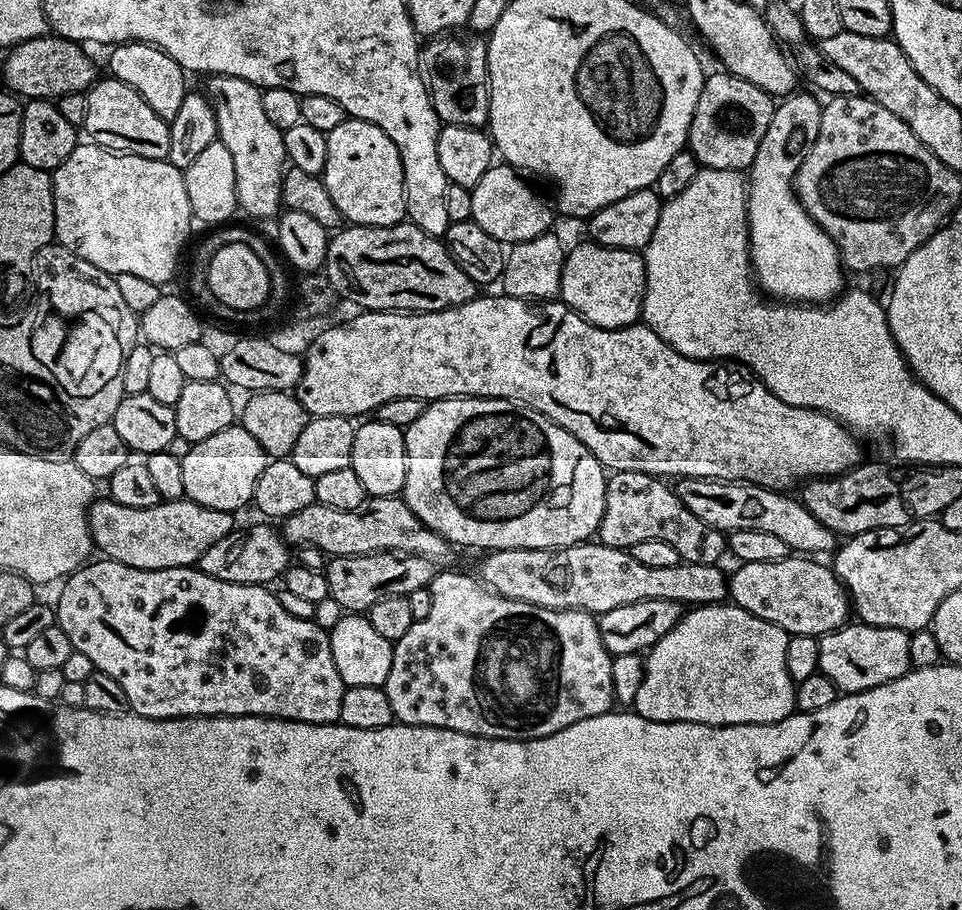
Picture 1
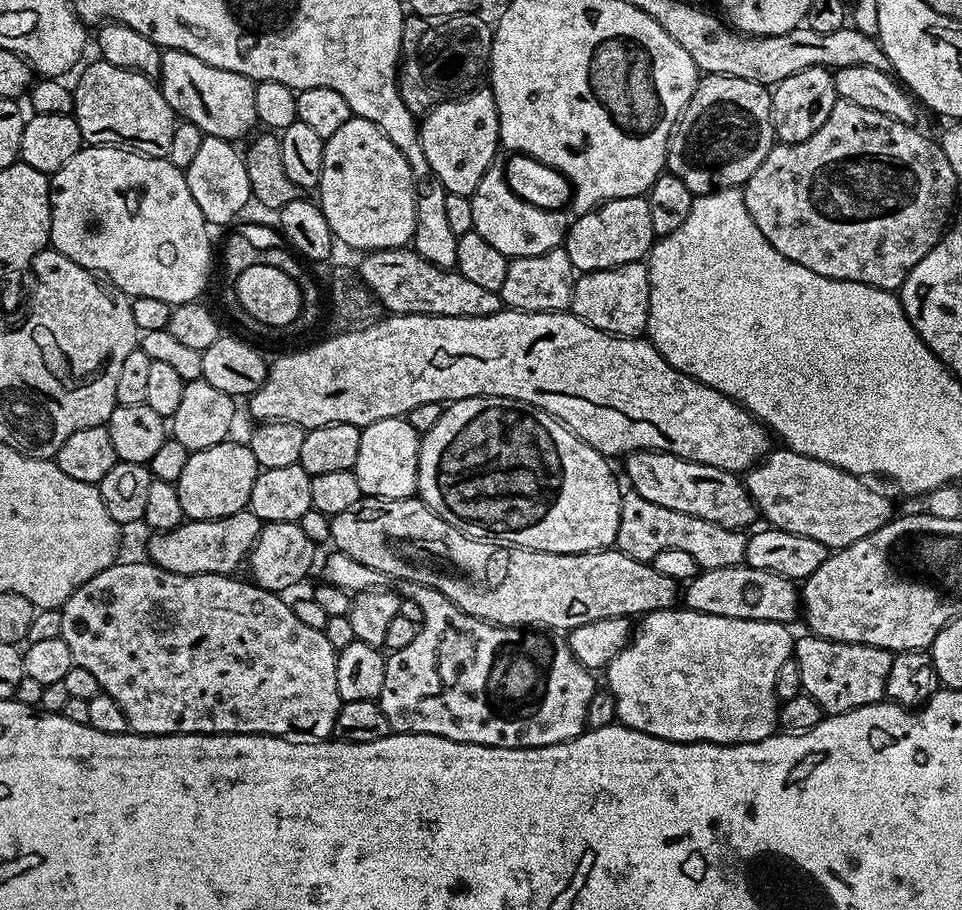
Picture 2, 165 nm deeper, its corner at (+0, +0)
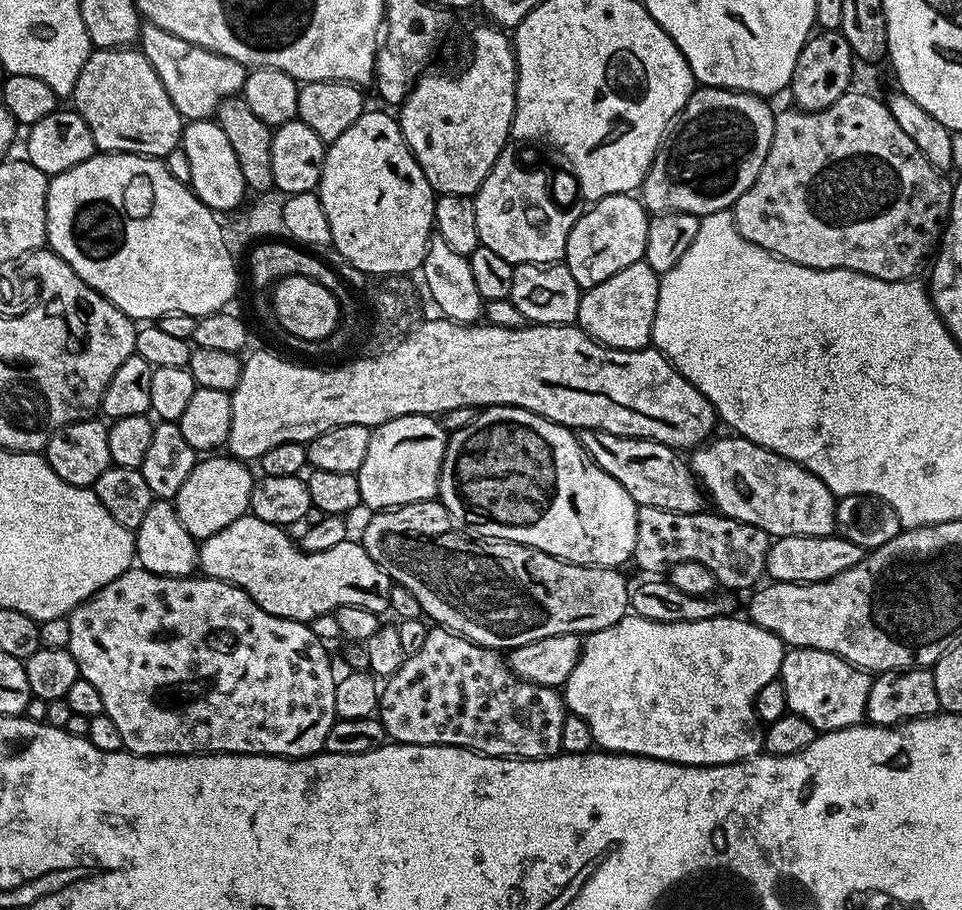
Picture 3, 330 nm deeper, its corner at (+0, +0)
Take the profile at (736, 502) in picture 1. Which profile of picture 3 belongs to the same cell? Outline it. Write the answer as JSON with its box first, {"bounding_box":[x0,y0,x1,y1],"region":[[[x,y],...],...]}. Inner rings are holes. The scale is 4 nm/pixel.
{"bounding_box":[578,428,706,512],"region":[[[582,428],[578,432],[580,445],[599,468],[606,470],[626,494],[638,506],[658,506],[675,512],[698,512],[705,507],[706,496],[689,461],[679,451],[667,448],[653,440],[639,440],[633,436],[619,436],[599,432],[593,428]]]}

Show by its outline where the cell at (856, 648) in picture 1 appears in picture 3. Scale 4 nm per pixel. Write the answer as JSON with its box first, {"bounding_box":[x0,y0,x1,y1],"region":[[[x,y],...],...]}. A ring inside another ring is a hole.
{"bounding_box":[778,647,873,733],"region":[[[789,647],[785,651],[778,679],[786,690],[788,711],[806,718],[817,733],[865,723],[864,711],[870,698],[873,677],[864,669],[846,662],[837,652]]]}

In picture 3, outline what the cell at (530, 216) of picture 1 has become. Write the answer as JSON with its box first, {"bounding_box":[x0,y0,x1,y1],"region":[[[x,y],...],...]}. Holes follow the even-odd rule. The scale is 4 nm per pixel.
{"bounding_box":[474,147,577,266],"region":[[[511,147],[502,150],[474,197],[474,219],[478,222],[481,245],[494,250],[494,254],[506,258],[506,262],[514,266],[563,261],[566,238],[577,213],[557,205],[550,191],[549,177],[521,166],[517,153],[512,151]]]}

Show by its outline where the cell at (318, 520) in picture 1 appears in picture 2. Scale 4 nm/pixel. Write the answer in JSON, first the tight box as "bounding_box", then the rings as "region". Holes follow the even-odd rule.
{"bounding_box":[331,495,678,630],"region":[[[361,495],[358,502],[354,502],[354,506],[342,510],[342,514],[331,517],[332,524],[332,548],[337,552],[348,555],[356,562],[360,562],[364,566],[368,566],[374,571],[378,571],[385,578],[391,578],[393,581],[409,580],[410,582],[420,582],[422,586],[433,587],[434,590],[440,591],[450,600],[454,602],[454,606],[458,606],[466,614],[470,614],[479,620],[485,620],[488,624],[501,624],[503,628],[518,628],[521,626],[529,626],[533,624],[533,629],[540,630],[545,624],[545,629],[556,630],[552,628],[564,628],[563,630],[571,630],[578,626],[586,626],[586,622],[598,622],[598,618],[618,618],[626,616],[629,618],[643,618],[650,612],[660,612],[663,608],[673,607],[678,600],[678,581],[674,578],[666,578],[666,574],[658,574],[658,570],[652,568],[651,563],[643,560],[635,560],[626,554],[615,550],[605,550],[603,552],[575,552],[574,554],[558,554],[557,552],[535,552],[529,548],[517,548],[491,540],[475,540],[466,534],[462,534],[454,526],[450,526],[438,514],[434,514],[434,510],[430,510],[424,505],[423,500],[413,498],[411,500],[387,500],[386,498],[374,498],[373,496]]]}

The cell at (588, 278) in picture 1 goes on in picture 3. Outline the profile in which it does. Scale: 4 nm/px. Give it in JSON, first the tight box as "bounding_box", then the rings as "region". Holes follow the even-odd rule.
{"bounding_box":[576,260,659,350],"region":[[[645,260],[634,262],[626,266],[626,270],[610,274],[606,282],[598,282],[598,286],[587,289],[581,295],[576,324],[586,335],[608,348],[622,350],[647,348],[652,338],[659,289],[658,273]]]}

